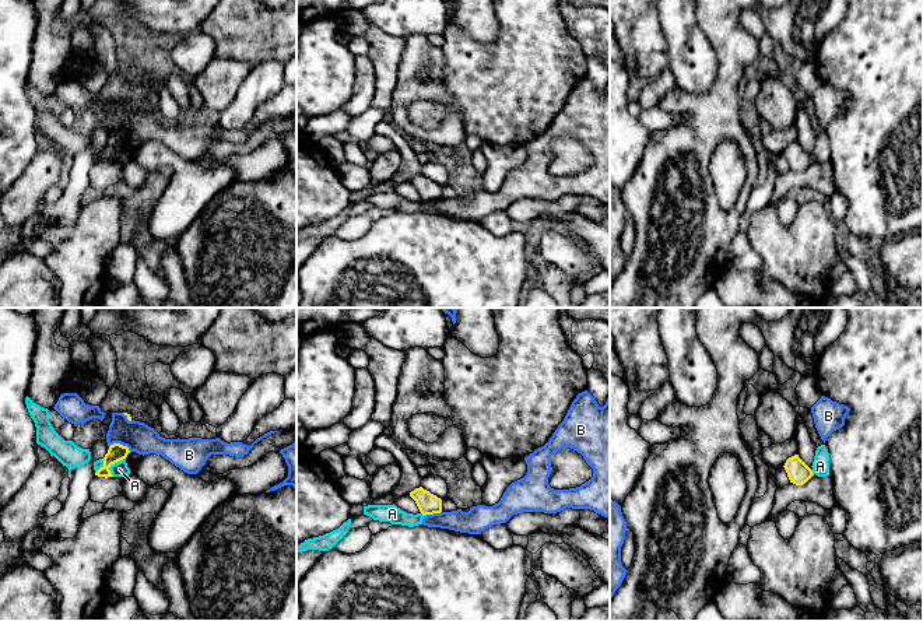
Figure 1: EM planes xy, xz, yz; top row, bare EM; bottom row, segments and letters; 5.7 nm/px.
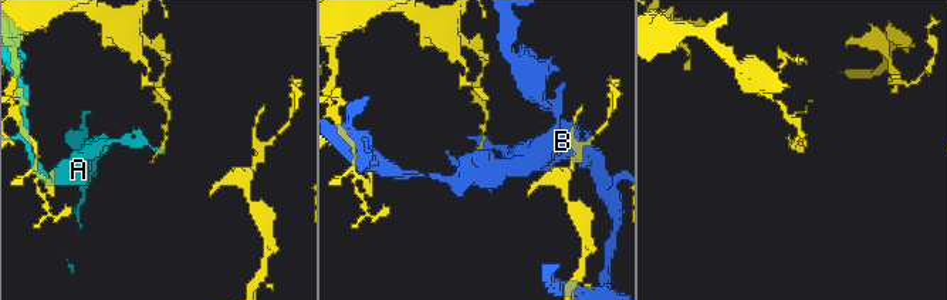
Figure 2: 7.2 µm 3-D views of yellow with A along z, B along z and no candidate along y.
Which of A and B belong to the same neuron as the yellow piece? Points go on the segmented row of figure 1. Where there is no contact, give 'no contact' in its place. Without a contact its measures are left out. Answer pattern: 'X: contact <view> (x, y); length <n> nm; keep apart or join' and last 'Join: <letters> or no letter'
A: contact xy (112, 463); length 130 nm; keep apart
B: contact xy (120, 445); length 130 nm; keep apart
Join: no letter

